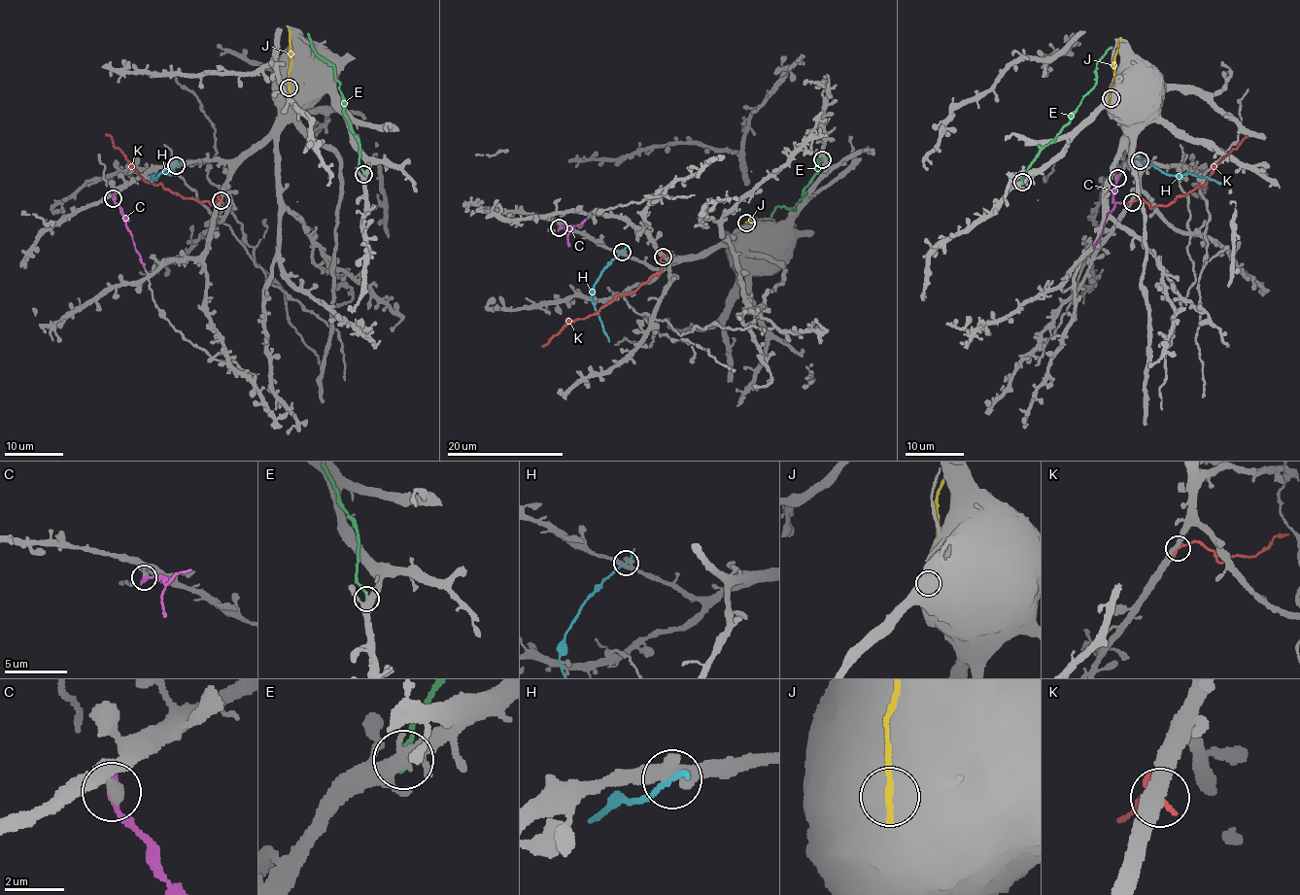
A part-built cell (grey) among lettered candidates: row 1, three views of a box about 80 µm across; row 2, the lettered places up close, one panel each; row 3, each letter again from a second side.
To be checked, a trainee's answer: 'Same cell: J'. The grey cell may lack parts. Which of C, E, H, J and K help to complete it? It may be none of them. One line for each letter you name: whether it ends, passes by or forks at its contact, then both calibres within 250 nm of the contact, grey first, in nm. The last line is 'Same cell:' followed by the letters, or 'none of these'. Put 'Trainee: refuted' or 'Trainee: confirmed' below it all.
C: It ends there. Thickness 380 nm (grey) against 400 nm
Same cell: C
Trainee: refuted

